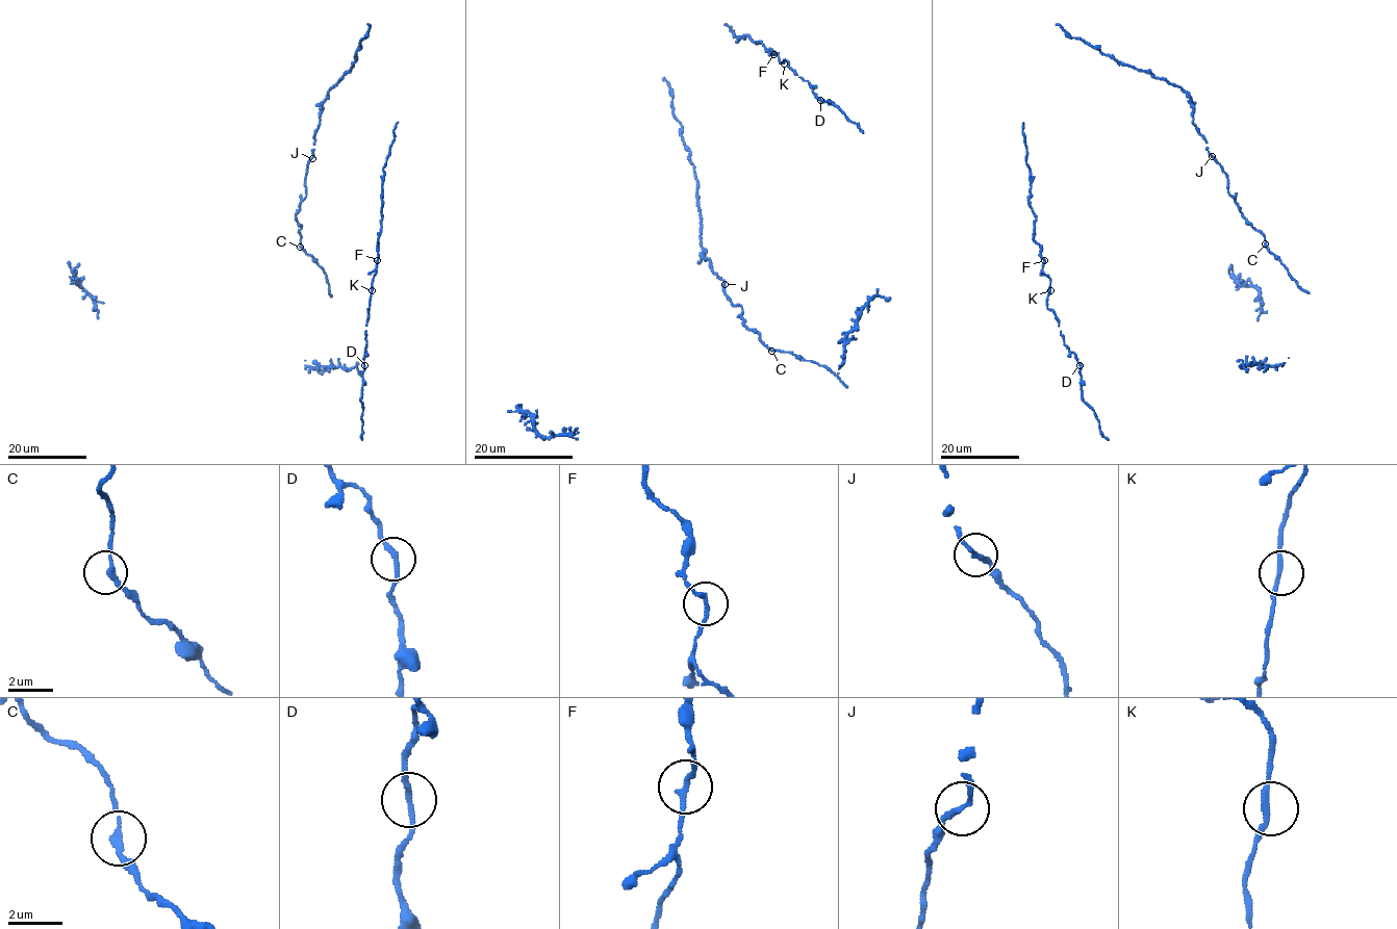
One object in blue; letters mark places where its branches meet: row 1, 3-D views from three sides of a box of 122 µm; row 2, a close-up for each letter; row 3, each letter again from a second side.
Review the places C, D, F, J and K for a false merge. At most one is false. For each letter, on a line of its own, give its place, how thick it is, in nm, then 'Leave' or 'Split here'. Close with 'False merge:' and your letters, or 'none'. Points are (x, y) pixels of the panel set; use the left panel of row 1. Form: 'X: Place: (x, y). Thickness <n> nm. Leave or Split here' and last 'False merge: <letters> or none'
C: Place: (300, 247). Thickness 180 nm. Leave
D: Place: (364, 365). Thickness 200 nm. Leave
F: Place: (377, 260). Thickness 200 nm. Leave
J: Place: (312, 158). Thickness 200 nm. Leave
K: Place: (372, 290). Thickness 190 nm. Leave
False merge: none

